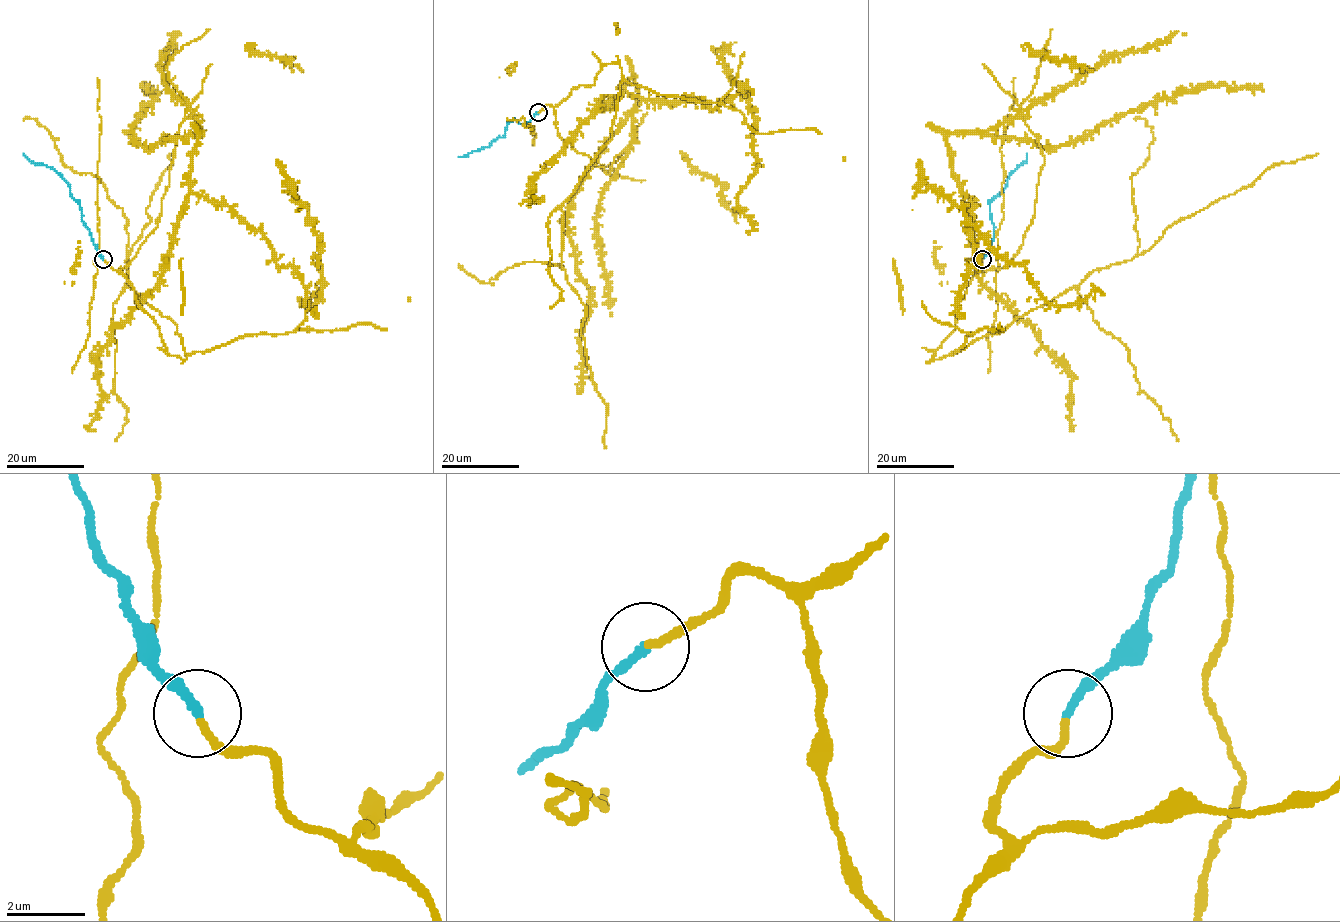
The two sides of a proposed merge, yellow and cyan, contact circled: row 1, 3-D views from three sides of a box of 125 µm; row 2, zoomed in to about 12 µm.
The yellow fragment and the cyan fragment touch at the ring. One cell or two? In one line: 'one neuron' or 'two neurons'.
one neuron

